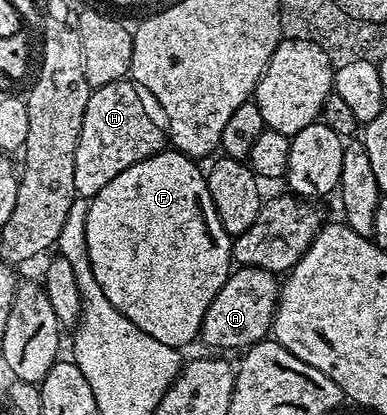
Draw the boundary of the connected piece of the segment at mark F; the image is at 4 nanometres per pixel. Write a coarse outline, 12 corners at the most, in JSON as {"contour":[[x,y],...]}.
{"contour":[[162,151],[87,211],[95,283],[198,340],[234,264],[208,180]]}

